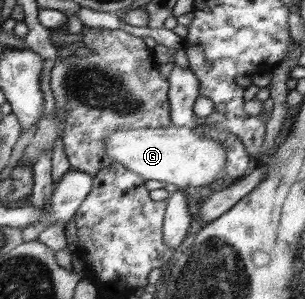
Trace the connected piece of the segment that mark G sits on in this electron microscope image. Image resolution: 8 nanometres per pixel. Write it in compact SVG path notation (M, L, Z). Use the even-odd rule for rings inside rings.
M189 127L131 128L111 132L106 139L107 155L113 163L129 168L143 179L160 181L179 189L209 186L221 179L228 152L223 143Z

